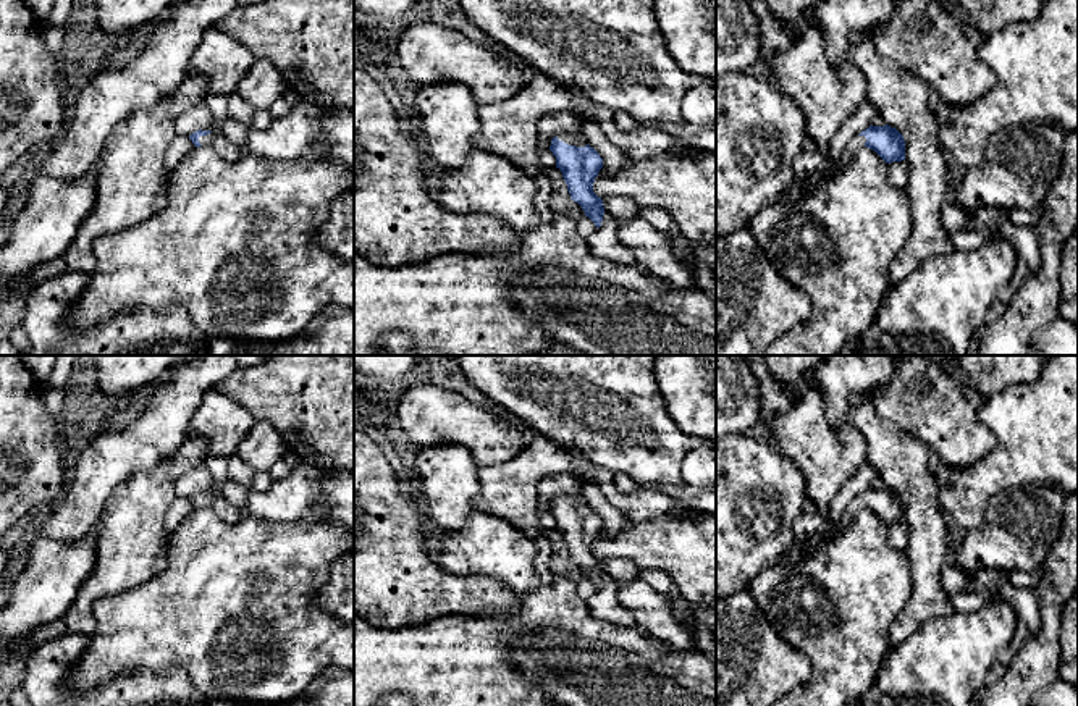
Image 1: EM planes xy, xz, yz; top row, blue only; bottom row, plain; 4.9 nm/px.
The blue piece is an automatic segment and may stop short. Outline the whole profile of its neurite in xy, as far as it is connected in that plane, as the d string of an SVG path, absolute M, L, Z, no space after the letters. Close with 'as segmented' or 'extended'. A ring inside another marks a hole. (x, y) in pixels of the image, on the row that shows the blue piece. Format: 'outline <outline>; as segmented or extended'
outline M199 129L192 132L189 139L196 147L212 147L217 155L228 163L236 162L244 152L241 147L226 139L221 132L215 131Z; extended

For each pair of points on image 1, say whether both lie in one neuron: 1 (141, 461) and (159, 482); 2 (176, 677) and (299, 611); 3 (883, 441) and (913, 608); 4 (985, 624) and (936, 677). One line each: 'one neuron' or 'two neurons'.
1: two neurons
2: two neurons
3: one neuron
4: one neuron

